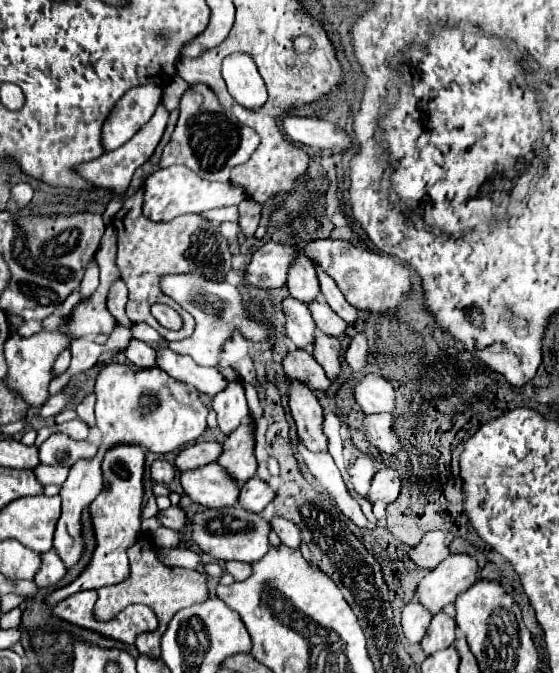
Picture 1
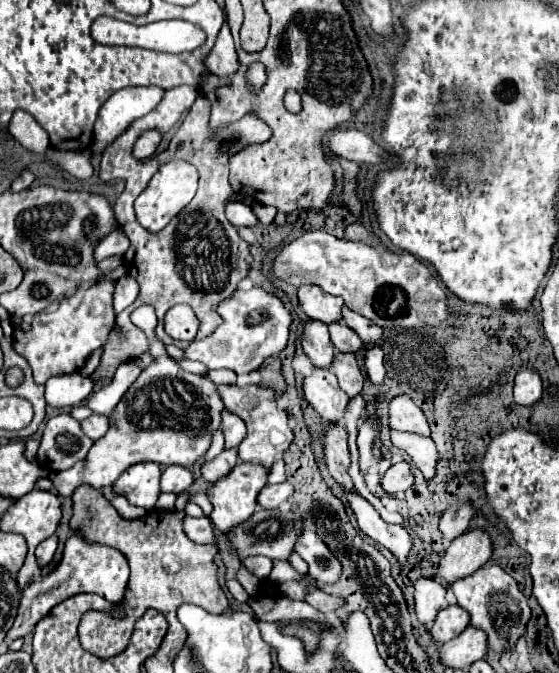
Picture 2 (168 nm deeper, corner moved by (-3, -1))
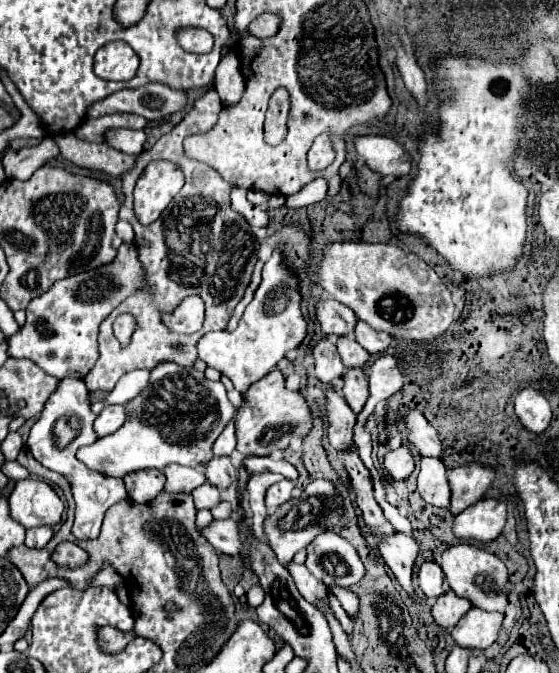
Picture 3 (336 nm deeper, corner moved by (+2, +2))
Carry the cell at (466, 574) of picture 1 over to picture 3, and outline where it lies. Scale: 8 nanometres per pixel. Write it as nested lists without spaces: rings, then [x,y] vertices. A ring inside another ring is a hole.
[[[482,498],[454,518],[452,532],[466,544],[488,544],[496,540],[506,524],[506,504]]]

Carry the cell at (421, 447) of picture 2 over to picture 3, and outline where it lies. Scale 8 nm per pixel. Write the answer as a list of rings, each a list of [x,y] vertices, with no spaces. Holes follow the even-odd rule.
[[[422,458],[422,468],[418,474],[418,492],[428,504],[448,508],[450,486],[446,480],[446,468],[438,458]]]

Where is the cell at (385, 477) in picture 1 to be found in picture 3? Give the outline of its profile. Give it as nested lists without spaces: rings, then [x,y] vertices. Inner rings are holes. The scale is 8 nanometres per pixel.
[[[406,446],[392,450],[384,458],[384,470],[392,480],[406,480],[414,470],[414,458]]]

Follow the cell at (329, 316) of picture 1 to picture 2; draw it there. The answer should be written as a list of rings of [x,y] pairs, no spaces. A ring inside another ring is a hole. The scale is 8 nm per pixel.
[[[343,321],[329,325],[329,333],[335,349],[341,353],[357,353],[363,347],[363,341],[357,337],[357,333],[353,333],[353,329],[349,329]]]

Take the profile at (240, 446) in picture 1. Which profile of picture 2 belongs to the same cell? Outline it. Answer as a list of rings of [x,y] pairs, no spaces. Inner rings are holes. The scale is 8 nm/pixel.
[[[255,383],[245,385],[245,387],[219,385],[219,389],[221,389],[221,399],[225,401],[225,407],[231,413],[235,413],[237,417],[241,417],[247,425],[247,437],[241,441],[241,445],[237,449],[241,461],[257,461],[265,467],[271,467],[275,455],[287,451],[293,441],[293,431],[289,427],[287,413],[277,407],[275,391],[269,387],[255,385]]]

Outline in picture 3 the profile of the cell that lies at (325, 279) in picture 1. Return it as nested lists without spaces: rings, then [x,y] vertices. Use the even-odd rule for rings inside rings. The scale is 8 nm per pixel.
[[[356,322],[356,330],[354,330],[354,338],[356,342],[366,348],[370,354],[380,354],[384,348],[390,346],[392,338],[388,332],[378,332],[378,330],[372,330],[366,322]]]

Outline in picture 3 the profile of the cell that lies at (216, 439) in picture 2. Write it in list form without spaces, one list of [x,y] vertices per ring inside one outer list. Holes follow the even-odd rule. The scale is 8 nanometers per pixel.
[[[206,482],[204,486],[198,486],[198,490],[192,490],[192,498],[194,498],[196,508],[210,510],[212,506],[216,506],[220,502],[220,492],[216,486]]]

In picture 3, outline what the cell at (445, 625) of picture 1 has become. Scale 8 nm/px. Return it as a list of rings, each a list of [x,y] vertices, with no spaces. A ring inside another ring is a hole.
[[[452,590],[442,594],[432,606],[432,618],[442,628],[452,628],[472,608],[466,598],[458,598]]]

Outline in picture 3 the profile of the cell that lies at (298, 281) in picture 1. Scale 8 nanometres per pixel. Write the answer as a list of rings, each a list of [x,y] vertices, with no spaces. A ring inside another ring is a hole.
[[[320,300],[316,304],[316,316],[324,334],[344,336],[344,334],[352,334],[356,326],[354,312],[336,300]]]

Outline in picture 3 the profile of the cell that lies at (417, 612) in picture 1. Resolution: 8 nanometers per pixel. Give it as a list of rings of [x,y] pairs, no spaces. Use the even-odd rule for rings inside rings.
[[[424,562],[418,570],[418,586],[426,594],[428,602],[432,604],[438,596],[442,596],[442,570],[436,562]]]

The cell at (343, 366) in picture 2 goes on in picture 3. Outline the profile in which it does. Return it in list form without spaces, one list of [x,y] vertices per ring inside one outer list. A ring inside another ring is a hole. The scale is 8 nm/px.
[[[352,368],[344,372],[342,394],[346,396],[346,402],[350,404],[350,408],[358,414],[368,398],[368,378],[360,368]]]

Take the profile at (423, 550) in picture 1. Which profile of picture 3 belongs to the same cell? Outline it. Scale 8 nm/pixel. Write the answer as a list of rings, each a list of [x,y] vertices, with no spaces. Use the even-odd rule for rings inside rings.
[[[476,462],[448,470],[448,484],[452,490],[450,508],[448,508],[450,514],[458,516],[468,506],[476,504],[476,500],[480,500],[486,494],[486,490],[490,488],[494,474],[496,474],[494,468],[480,466]]]

